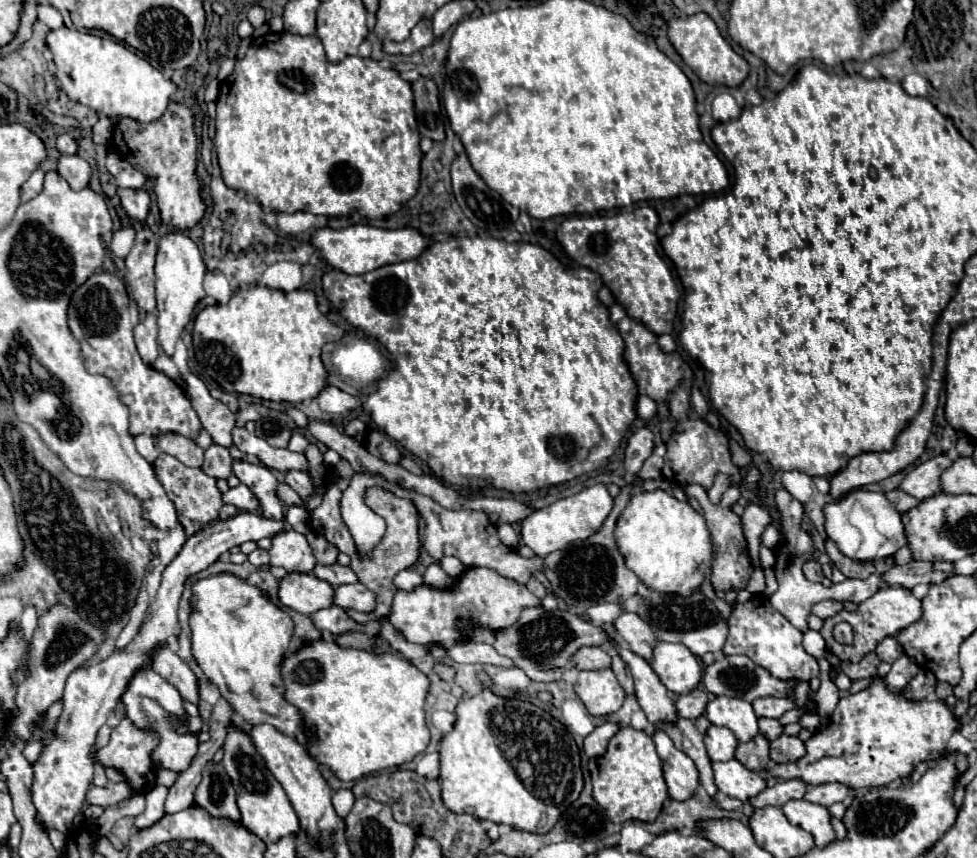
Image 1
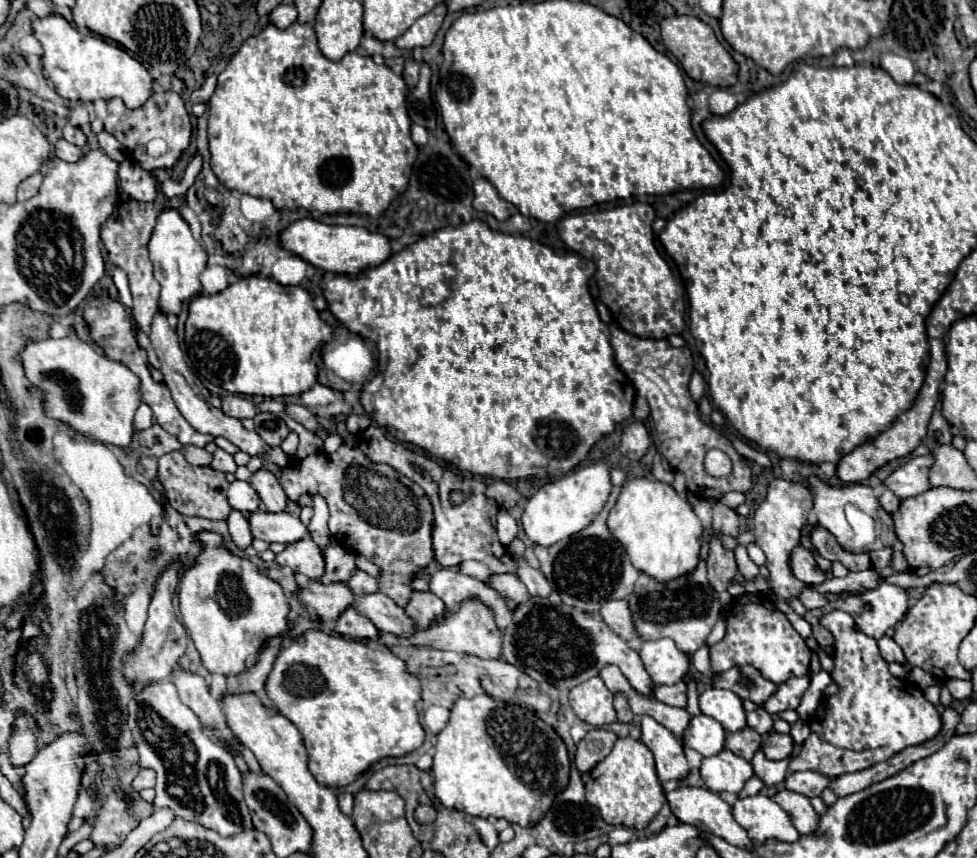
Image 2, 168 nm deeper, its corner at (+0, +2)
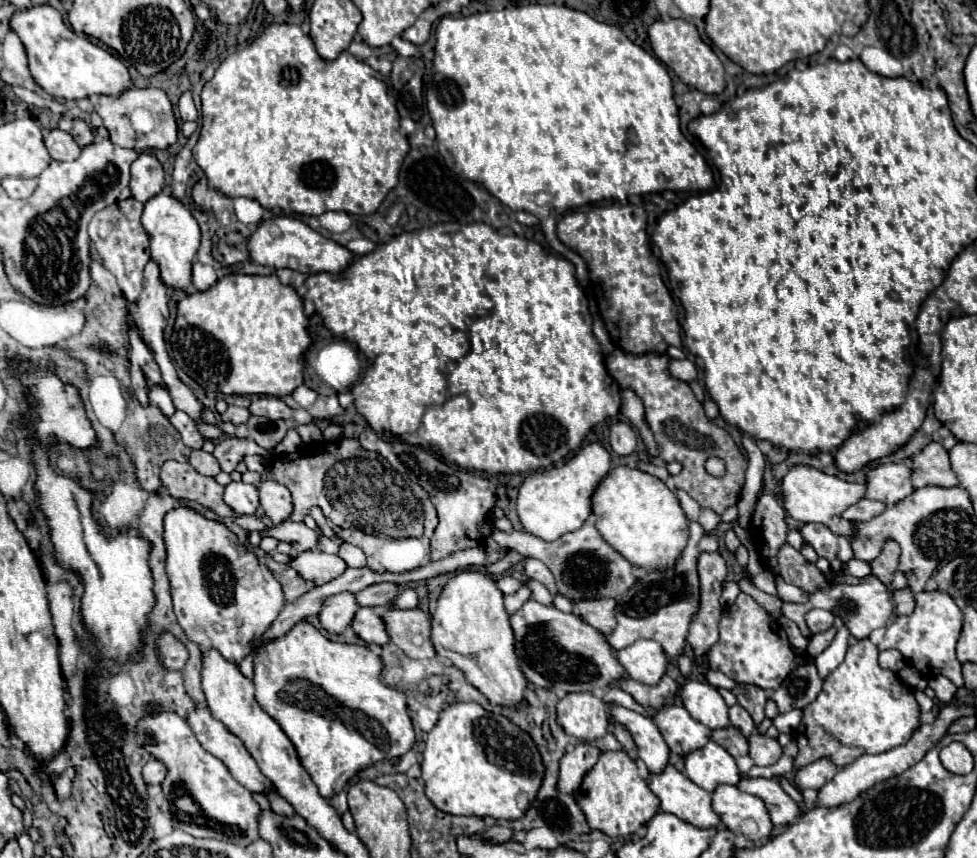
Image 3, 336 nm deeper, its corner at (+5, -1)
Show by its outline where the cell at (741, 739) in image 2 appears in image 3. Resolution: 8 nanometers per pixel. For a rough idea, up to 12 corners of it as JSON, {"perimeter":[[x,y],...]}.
{"perimeter":[[734,726],[712,730],[712,738],[734,758],[748,754],[748,740]]}

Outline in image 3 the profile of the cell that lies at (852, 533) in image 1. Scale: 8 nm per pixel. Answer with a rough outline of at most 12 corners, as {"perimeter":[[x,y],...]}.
{"perimeter":[[798,464],[782,478],[794,520],[836,534],[856,528],[840,514],[862,500],[864,484]]}

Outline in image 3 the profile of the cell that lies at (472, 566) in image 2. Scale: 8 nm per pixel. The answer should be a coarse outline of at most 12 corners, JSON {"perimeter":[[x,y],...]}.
{"perimeter":[[512,576],[498,578],[498,588],[504,594],[514,594],[522,580]]}

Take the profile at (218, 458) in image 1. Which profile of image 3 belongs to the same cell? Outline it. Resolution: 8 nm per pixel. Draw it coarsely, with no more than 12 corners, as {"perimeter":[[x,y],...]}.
{"perimeter":[[224,438],[214,456],[224,472],[232,472],[248,454],[274,456],[250,438]]}

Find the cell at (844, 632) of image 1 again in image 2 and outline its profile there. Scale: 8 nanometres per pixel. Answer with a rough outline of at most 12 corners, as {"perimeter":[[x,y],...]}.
{"perimeter":[[849,613],[835,637],[841,689],[789,771],[825,777],[887,761],[939,735],[917,685],[889,673]]}

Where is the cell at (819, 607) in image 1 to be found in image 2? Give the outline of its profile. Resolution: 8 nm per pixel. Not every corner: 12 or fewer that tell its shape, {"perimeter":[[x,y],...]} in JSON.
{"perimeter":[[803,589],[799,595],[807,609],[819,609],[829,603],[825,595]]}

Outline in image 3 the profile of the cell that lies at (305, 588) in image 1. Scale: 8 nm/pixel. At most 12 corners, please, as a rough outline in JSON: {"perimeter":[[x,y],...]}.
{"perimeter":[[352,592],[326,598],[322,628],[342,634],[360,606]]}

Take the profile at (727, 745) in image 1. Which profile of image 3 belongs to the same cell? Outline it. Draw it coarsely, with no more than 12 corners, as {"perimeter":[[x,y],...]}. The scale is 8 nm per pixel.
{"perimeter":[[680,704],[656,710],[654,722],[680,756],[702,748],[710,730]]}

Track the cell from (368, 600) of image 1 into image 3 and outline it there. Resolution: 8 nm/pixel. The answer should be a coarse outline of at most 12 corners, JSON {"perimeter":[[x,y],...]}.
{"perimeter":[[388,610],[390,640],[410,658],[434,658],[430,618]]}

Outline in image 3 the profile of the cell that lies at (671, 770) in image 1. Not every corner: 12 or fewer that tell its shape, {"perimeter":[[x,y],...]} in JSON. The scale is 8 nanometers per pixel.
{"perimeter":[[608,704],[610,724],[634,736],[650,772],[664,770],[668,746],[652,718]]}

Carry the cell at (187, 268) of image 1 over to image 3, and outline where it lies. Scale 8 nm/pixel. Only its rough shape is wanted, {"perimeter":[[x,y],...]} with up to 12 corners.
{"perimeter":[[178,198],[144,204],[142,226],[164,284],[188,288],[200,228]]}

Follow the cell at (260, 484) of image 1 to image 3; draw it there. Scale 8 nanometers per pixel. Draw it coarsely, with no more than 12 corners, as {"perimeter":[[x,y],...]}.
{"perimeter":[[274,480],[258,486],[264,514],[290,520],[290,490]]}

